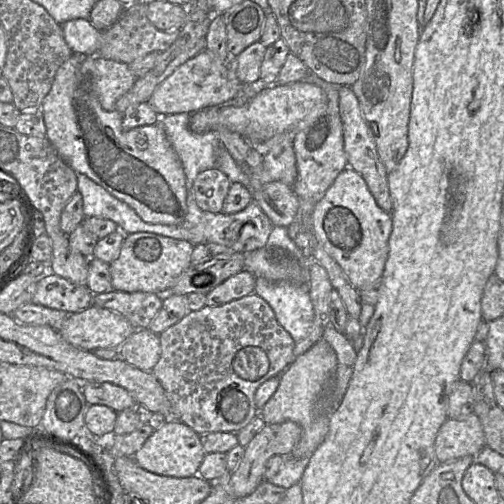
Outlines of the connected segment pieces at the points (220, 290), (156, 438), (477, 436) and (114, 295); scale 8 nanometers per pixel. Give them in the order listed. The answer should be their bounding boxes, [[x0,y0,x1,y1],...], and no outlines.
[[206,271,257,306],[133,421,205,478],[435,414,486,463],[93,291,163,329]]

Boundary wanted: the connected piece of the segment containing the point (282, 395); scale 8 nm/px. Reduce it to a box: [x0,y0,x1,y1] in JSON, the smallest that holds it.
[259,339,336,458]

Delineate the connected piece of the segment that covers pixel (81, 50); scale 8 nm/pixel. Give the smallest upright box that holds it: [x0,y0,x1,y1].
[60,19,101,55]

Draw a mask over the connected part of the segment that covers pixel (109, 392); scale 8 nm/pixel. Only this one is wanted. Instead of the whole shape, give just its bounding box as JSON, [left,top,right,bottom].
[81,382,138,412]

